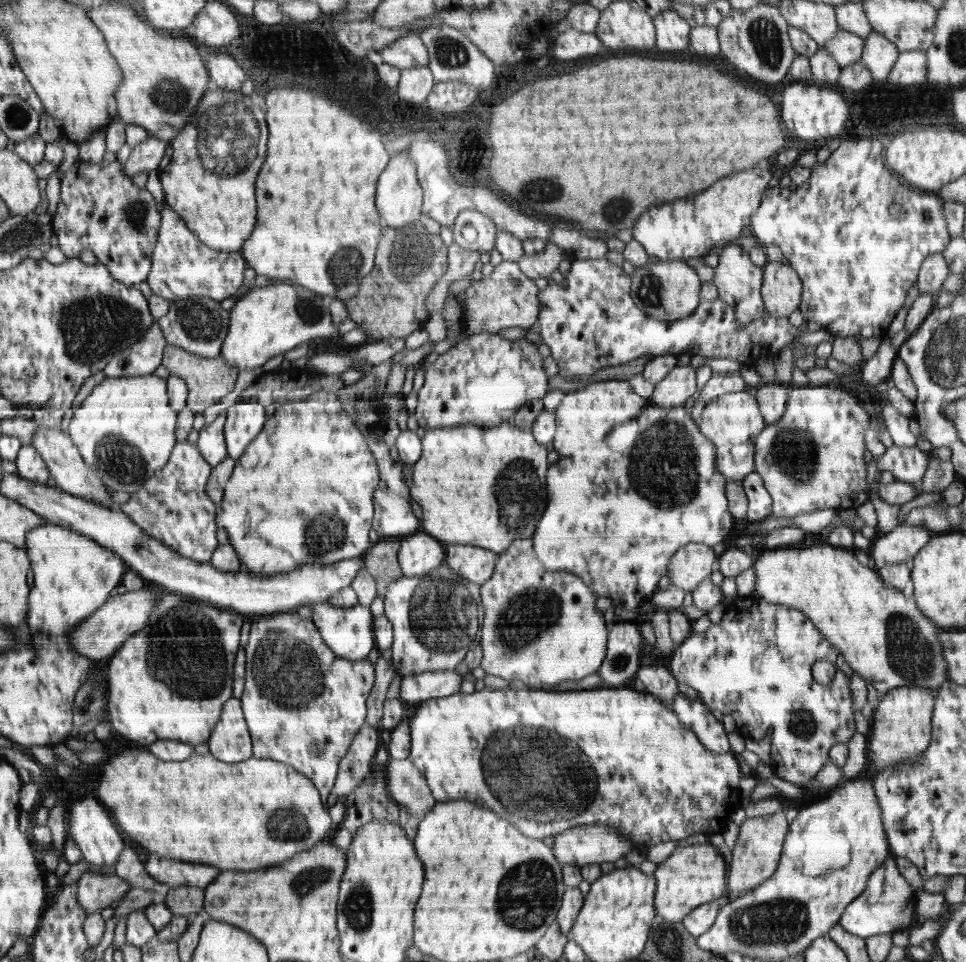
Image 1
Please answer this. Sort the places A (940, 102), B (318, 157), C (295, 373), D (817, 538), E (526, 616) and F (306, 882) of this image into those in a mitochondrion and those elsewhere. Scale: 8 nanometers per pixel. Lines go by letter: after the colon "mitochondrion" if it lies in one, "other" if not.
A: other
B: other
C: other
D: other
E: mitochondrion
F: mitochondrion

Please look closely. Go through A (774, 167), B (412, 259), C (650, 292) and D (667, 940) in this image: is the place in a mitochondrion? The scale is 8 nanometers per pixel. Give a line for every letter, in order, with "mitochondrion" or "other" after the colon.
A: other
B: mitochondrion
C: mitochondrion
D: mitochondrion

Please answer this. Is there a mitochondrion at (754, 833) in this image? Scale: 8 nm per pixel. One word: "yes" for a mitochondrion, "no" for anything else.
no

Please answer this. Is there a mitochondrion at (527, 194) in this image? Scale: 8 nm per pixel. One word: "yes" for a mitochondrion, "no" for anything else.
yes

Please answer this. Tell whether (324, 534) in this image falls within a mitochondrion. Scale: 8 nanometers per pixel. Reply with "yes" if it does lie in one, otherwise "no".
yes

